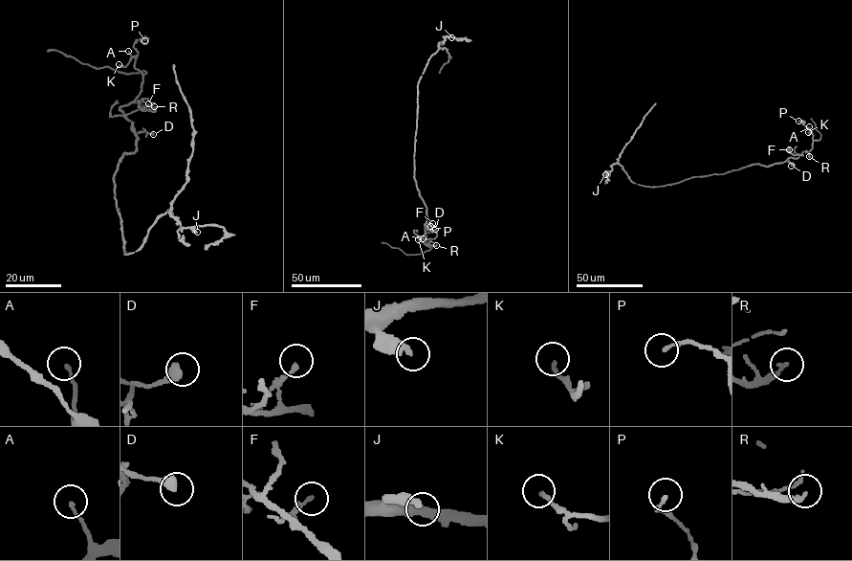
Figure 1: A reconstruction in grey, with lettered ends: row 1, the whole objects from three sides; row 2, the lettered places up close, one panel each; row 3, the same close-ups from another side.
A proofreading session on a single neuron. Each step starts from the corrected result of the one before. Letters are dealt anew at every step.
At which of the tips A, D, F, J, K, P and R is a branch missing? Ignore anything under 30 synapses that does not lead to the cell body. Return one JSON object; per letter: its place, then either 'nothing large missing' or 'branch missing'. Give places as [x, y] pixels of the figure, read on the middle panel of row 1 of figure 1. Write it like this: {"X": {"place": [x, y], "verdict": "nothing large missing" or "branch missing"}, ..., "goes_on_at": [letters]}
{"A": {"place": [423, 238], "verdict": "nothing large missing"}, "D": {"place": [435, 229], "verdict": "nothing large missing"}, "F": {"place": [432, 223], "verdict": "nothing large missing"}, "J": {"place": [451, 37], "verdict": "nothing large missing"}, "K": {"place": [418, 239], "verdict": "nothing large missing"}, "P": {"place": [430, 226], "verdict": "nothing large missing"}, "R": {"place": [436, 245], "verdict": "nothing large missing"}, "goes_on_at": []}

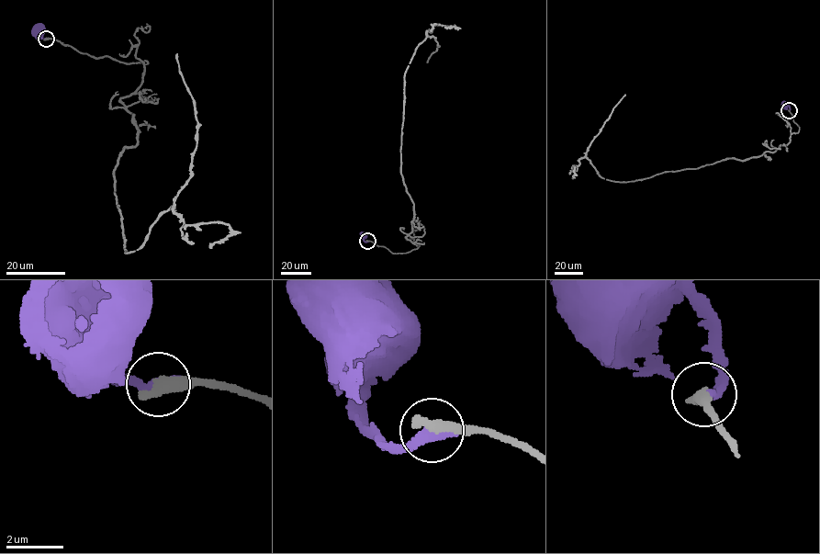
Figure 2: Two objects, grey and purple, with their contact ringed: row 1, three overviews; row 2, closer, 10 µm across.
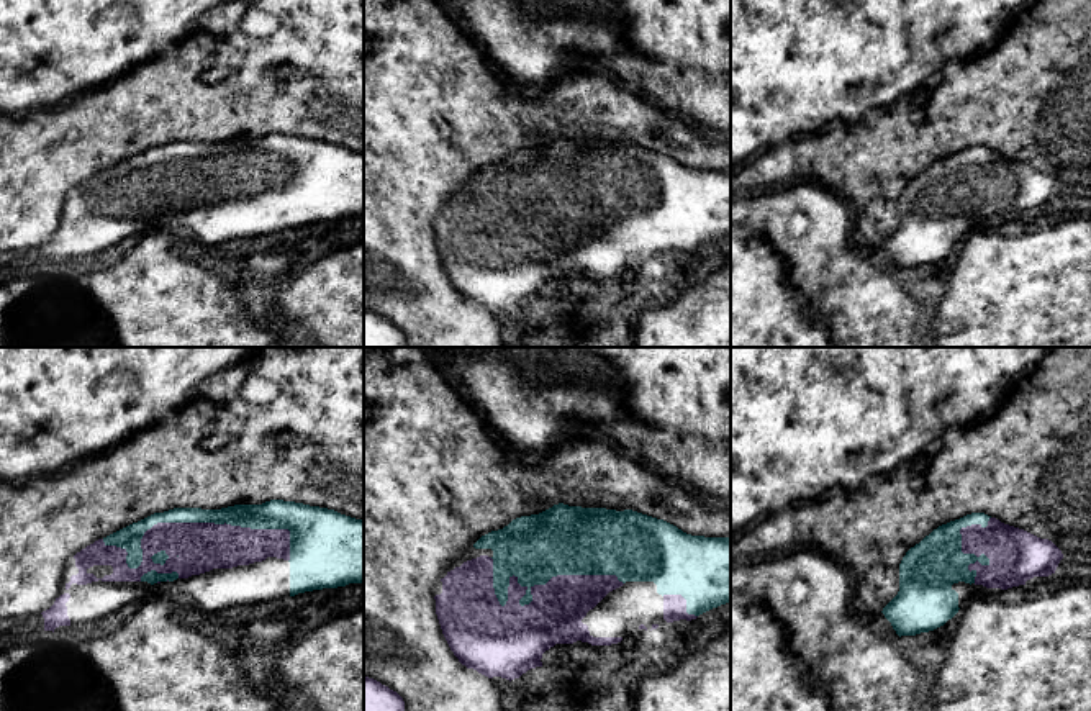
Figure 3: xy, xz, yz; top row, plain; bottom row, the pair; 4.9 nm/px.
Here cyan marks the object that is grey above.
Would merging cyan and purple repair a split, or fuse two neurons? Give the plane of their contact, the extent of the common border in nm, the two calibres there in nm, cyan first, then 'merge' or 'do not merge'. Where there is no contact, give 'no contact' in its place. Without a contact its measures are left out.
xy | 950 nm | 110/240 nm | merge

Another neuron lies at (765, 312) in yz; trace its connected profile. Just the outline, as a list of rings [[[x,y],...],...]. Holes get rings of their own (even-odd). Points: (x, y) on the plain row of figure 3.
[[[731,224],[731,347],[835,347],[827,328],[790,285],[785,259],[760,228]]]

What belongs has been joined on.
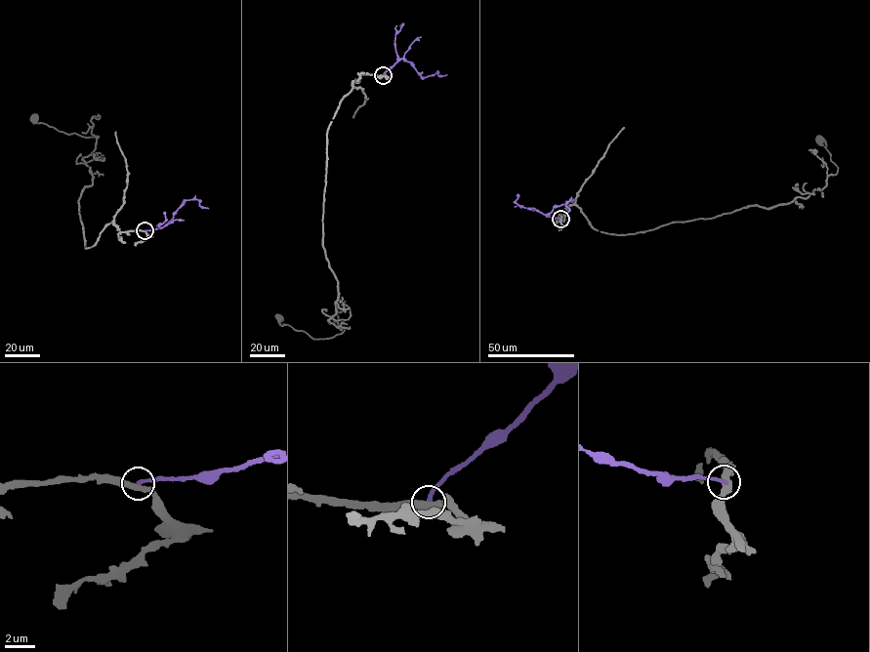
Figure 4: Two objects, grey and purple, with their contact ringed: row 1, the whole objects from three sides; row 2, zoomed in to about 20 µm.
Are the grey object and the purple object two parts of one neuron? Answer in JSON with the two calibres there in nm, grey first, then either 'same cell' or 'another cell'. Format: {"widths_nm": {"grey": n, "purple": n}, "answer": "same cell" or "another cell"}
{"widths_nm": {"grey": 420, "purple": 260}, "answer": "another cell"}

